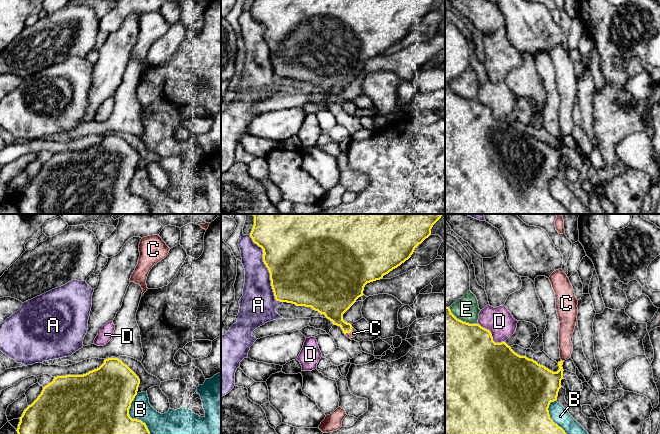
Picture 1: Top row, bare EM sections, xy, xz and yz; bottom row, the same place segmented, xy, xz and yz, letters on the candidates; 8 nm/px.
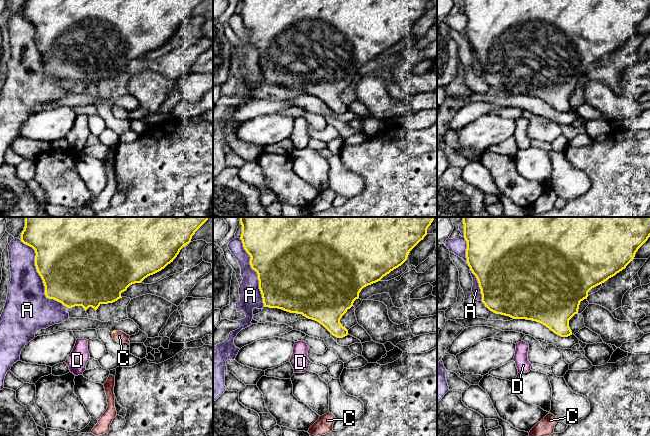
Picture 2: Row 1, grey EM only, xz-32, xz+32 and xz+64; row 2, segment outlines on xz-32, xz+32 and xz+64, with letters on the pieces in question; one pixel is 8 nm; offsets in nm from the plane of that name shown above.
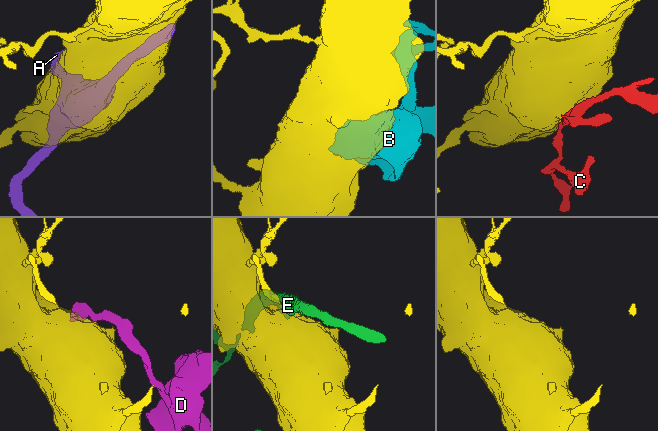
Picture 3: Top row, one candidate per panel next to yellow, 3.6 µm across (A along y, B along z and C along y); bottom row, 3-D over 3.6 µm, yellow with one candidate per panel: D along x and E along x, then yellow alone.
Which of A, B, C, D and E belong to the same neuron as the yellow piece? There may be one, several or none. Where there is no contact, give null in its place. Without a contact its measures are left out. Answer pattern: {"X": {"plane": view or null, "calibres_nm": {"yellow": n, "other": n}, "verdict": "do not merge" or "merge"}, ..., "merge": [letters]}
{"A": {"plane": "xz", "calibres_nm": {"yellow": 500, "other": 260}, "verdict": "do not merge"}, "B": {"plane": "xy", "calibres_nm": {"yellow": 440, "other": 170}, "verdict": "do not merge"}, "C": {"plane": "xz", "calibres_nm": {"yellow": 200, "other": 60}, "verdict": "merge"}, "D": {"plane": "yz", "calibres_nm": {"yellow": 480, "other": 220}, "verdict": "do not merge"}, "E": {"plane": "yz", "calibres_nm": {"yellow": 500, "other": 200}, "verdict": "do not merge"}, "merge": ["C"]}

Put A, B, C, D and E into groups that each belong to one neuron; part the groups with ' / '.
A / B / C / D / E

